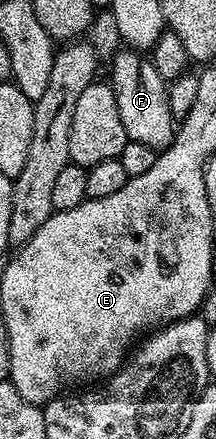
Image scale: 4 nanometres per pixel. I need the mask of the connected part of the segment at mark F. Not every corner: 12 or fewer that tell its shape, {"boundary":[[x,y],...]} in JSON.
{"boundary":[[121,48],[110,85],[129,142],[158,152],[176,137],[151,57]]}

